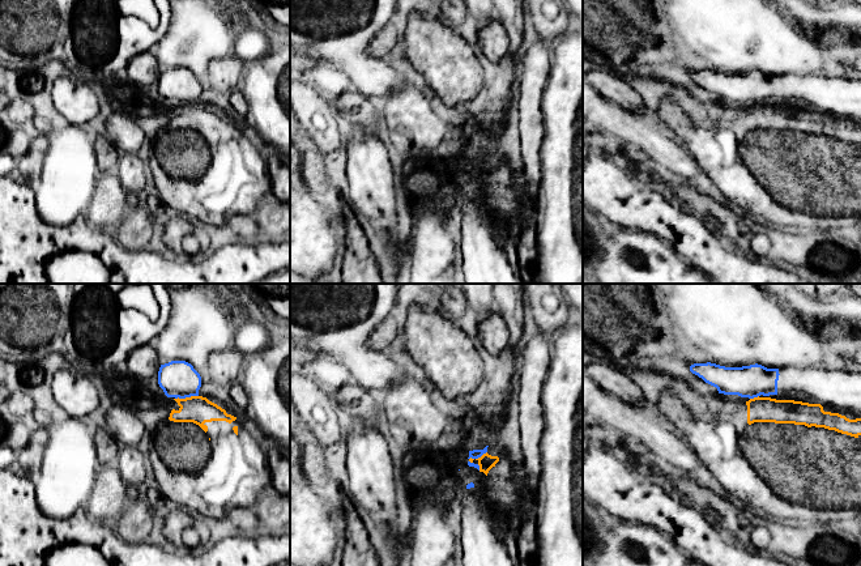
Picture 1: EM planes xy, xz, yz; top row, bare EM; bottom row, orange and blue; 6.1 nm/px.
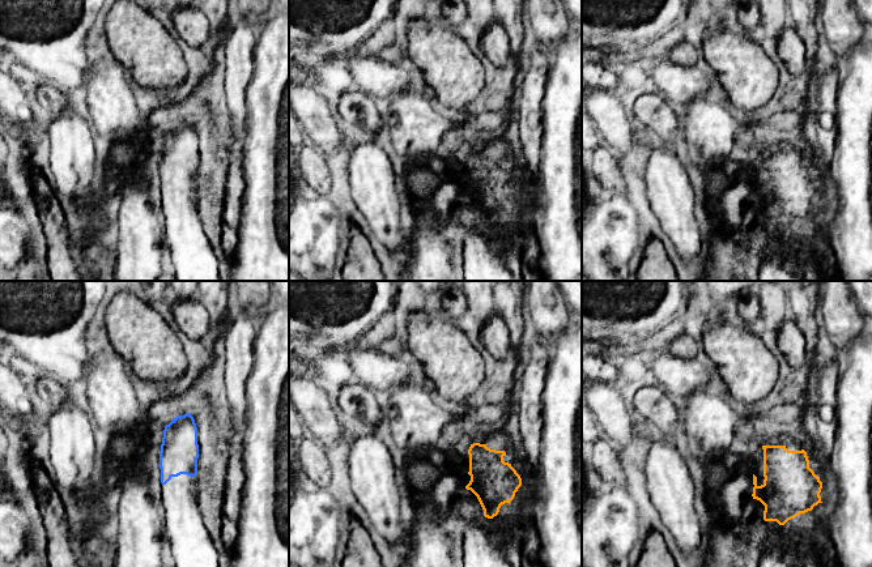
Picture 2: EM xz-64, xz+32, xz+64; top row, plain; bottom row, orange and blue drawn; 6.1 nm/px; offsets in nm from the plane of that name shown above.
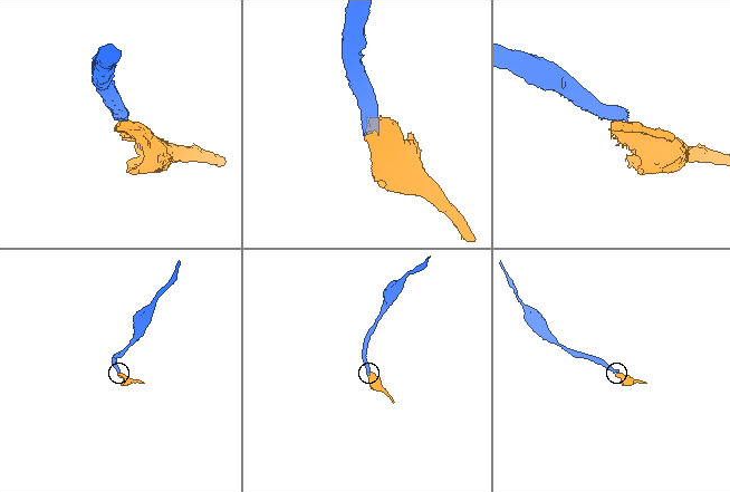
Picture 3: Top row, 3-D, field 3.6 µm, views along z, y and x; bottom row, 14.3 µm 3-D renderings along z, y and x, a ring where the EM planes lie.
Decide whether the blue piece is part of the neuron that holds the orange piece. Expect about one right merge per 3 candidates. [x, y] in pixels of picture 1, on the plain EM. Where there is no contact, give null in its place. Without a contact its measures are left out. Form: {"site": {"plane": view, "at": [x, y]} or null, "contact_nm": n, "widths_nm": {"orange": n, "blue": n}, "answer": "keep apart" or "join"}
{"site": {"plane": "xy", "at": [186, 105]}, "contact_nm": 150, "widths_nm": {"orange": 170, "blue": 220}, "answer": "keep apart"}

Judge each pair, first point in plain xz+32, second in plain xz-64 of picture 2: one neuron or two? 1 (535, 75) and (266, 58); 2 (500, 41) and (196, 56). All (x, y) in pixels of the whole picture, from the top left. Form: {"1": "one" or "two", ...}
{"1": "two", "2": "two"}

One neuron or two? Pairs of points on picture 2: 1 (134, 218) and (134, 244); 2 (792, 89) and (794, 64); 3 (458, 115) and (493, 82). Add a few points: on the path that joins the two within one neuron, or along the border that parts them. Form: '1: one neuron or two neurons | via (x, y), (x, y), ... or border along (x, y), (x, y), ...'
1: one neuron | via (134, 225), (134, 238)
2: two neurons | border along (785, 67), (794, 73), (802, 73), (807, 68)
3: one neuron | via (468, 113), (489, 93)

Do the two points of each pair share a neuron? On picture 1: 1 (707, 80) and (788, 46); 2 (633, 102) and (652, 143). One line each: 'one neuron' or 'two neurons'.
1: two neurons
2: two neurons

